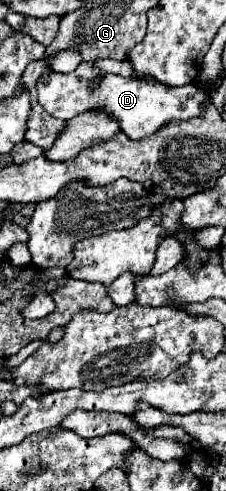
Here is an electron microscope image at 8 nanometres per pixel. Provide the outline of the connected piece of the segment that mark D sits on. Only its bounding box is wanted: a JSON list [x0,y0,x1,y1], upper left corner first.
[37,61,207,141]

